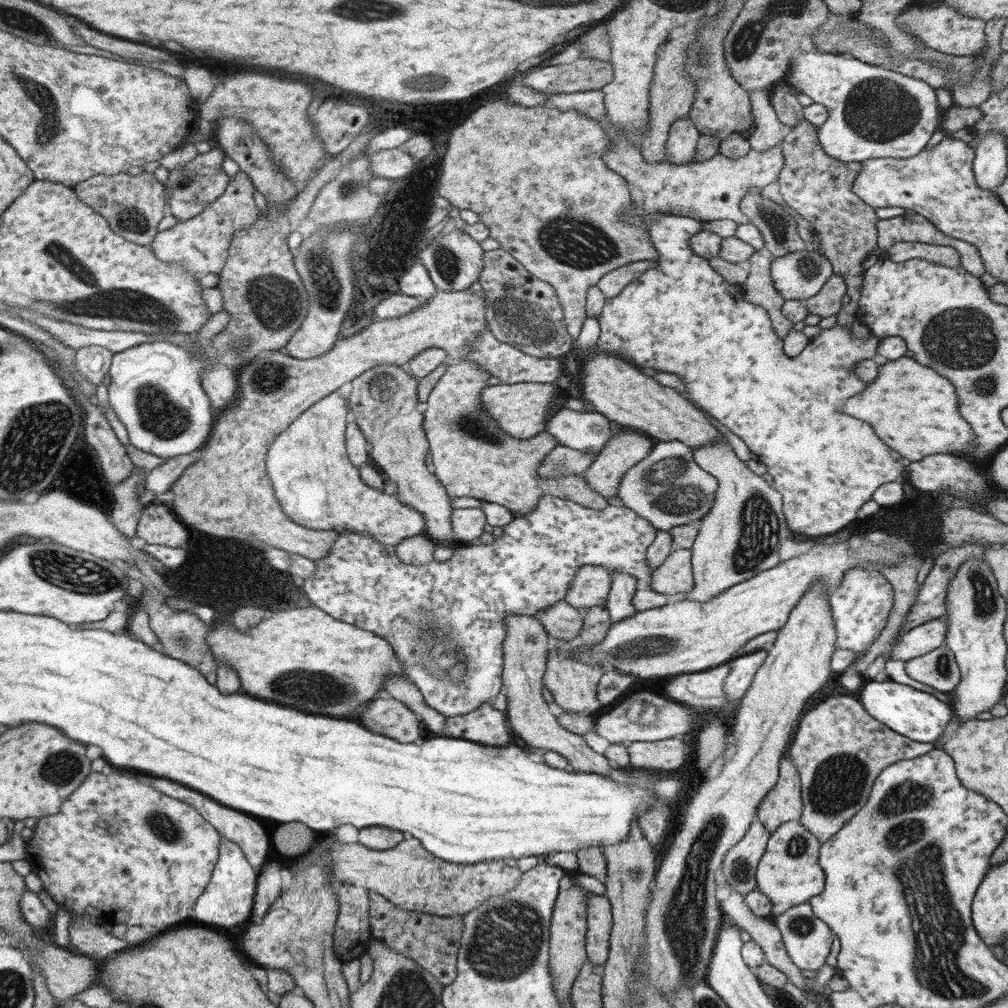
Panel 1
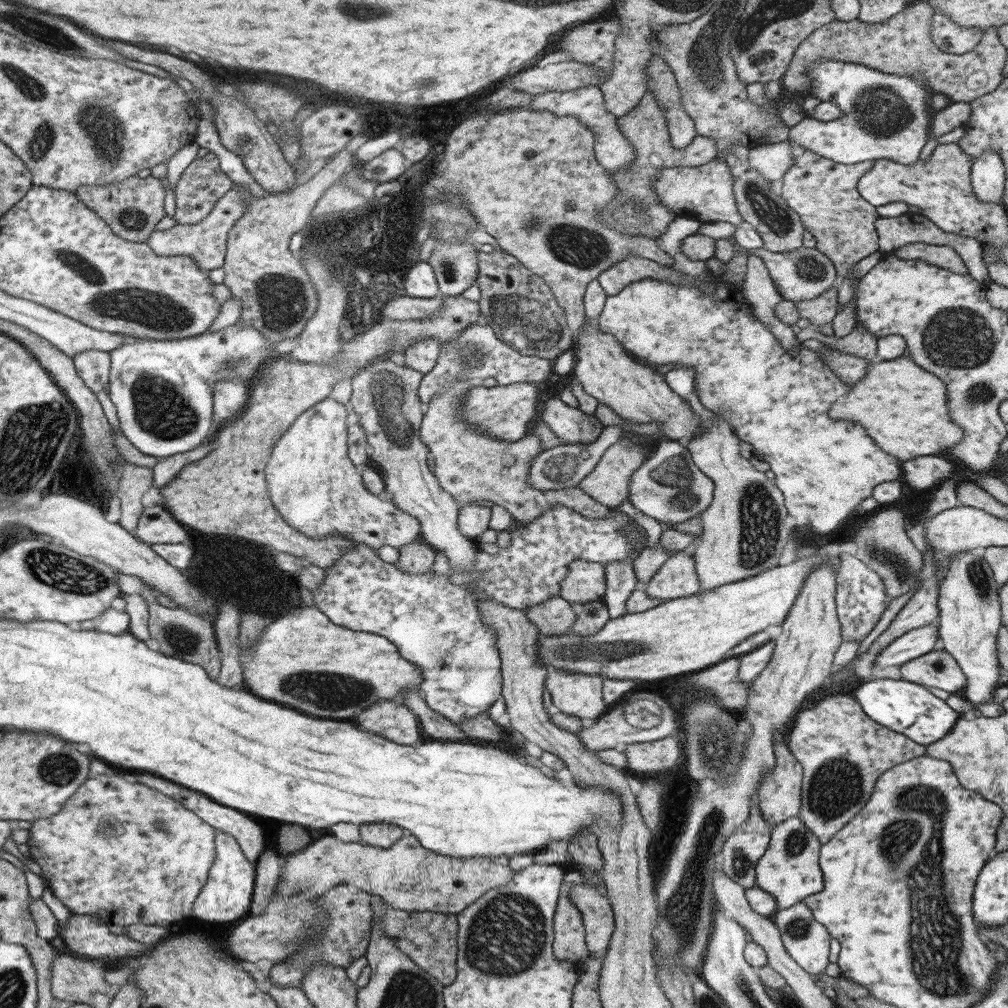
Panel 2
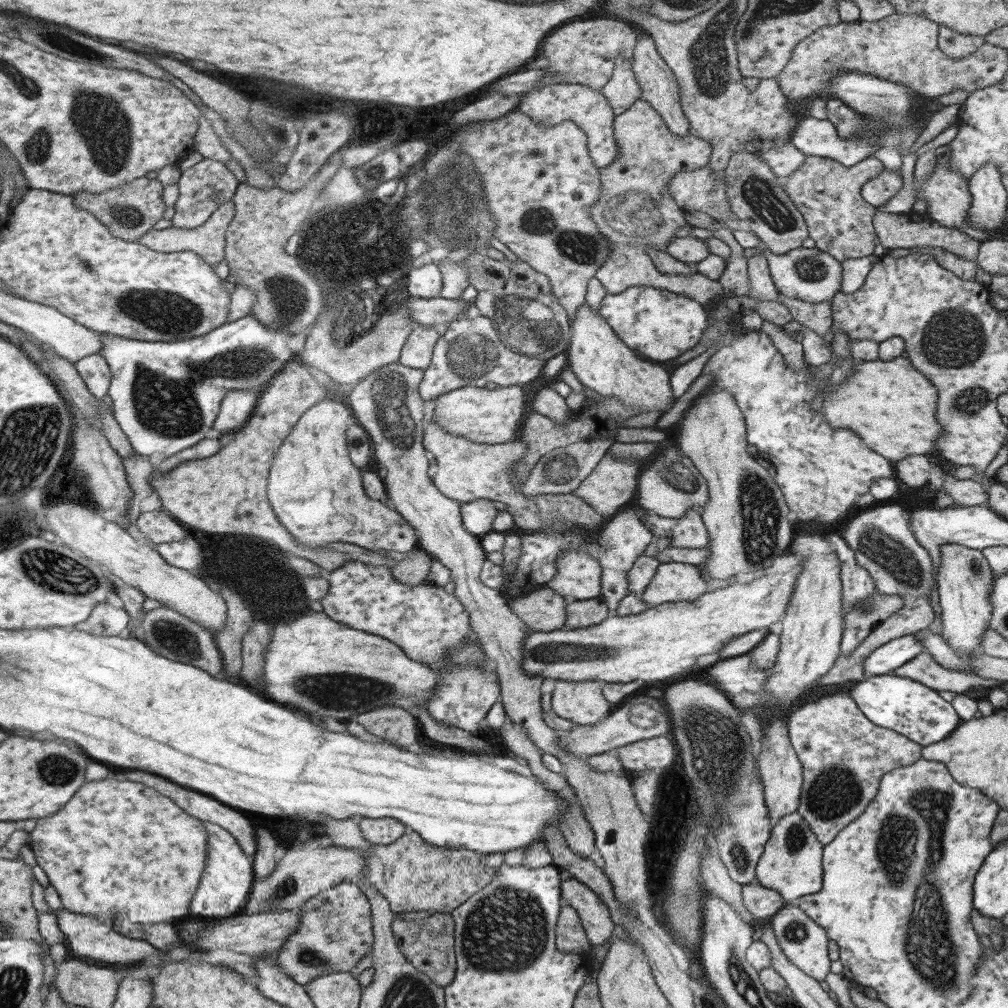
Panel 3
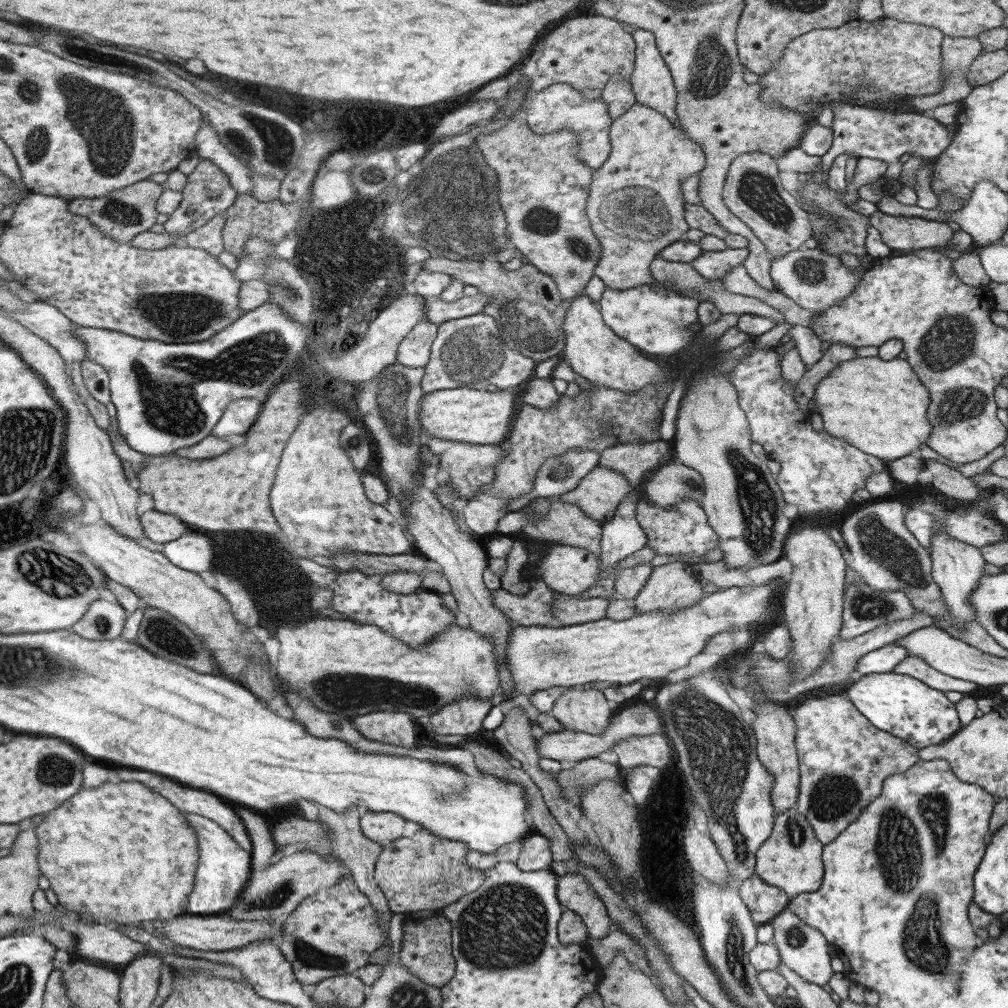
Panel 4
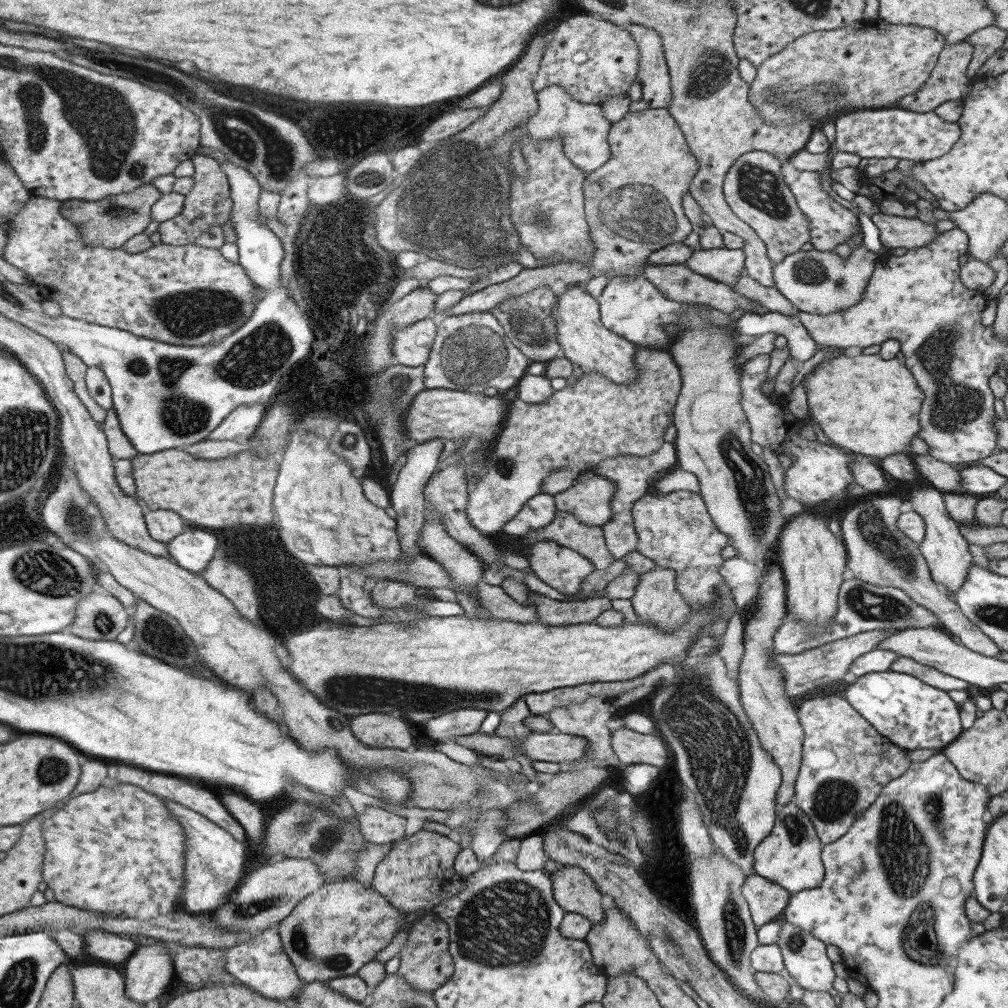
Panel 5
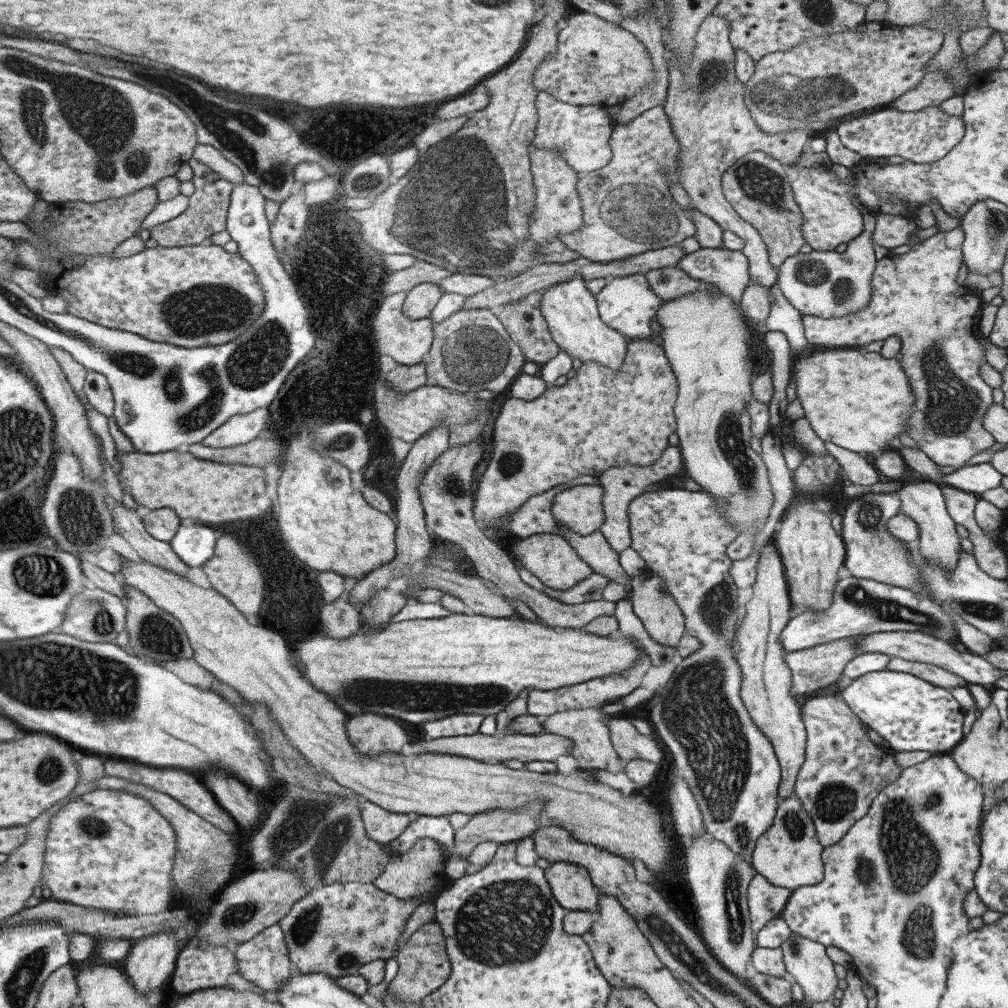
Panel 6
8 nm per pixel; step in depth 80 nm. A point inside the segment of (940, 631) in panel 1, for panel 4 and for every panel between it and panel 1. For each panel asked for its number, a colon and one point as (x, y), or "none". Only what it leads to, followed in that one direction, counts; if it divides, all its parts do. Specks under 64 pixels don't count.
2: (918, 641)
3: (892, 654)
4: (884, 659)

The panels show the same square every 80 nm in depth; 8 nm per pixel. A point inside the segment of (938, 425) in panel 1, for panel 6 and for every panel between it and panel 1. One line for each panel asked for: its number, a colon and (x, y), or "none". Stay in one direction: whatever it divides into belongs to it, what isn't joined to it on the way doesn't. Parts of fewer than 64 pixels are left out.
2: (902, 407)
3: (891, 406)
4: (877, 406)
5: (868, 405)
6: (858, 400)

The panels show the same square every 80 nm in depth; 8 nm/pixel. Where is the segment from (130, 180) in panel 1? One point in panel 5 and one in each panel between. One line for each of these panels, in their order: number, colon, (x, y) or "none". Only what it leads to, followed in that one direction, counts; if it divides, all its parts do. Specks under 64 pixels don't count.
2: (133, 208)
3: (130, 211)
4: (122, 215)
5: (111, 222)

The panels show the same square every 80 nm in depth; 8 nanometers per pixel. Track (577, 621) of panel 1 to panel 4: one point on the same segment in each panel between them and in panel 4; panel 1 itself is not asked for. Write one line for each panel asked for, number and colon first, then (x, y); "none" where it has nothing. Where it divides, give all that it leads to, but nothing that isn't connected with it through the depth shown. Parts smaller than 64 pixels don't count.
2: (554, 616)
3: (543, 610)
4: (534, 608)

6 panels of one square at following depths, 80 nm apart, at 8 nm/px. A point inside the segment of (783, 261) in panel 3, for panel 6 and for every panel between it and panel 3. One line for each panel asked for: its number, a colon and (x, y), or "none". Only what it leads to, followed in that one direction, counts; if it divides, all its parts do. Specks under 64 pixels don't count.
4: (814, 280)
5: (816, 282)
6: (825, 284)

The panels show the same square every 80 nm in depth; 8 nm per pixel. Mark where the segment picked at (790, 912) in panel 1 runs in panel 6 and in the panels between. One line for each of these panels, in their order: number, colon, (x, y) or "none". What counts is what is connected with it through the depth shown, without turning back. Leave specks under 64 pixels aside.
2: (806, 941)
3: (804, 943)
4: (803, 949)
5: (804, 957)
6: (806, 960)

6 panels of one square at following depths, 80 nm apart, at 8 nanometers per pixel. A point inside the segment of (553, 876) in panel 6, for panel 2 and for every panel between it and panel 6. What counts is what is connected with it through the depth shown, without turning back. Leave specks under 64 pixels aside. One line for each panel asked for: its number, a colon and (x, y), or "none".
2: (596, 914)
3: (594, 916)
4: (574, 893)
5: (573, 890)

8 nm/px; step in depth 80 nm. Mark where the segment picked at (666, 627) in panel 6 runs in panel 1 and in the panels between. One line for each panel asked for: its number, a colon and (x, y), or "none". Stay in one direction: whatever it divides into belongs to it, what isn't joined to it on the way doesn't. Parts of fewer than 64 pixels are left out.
1: (674, 575)
2: (676, 578)
3: (674, 581)
4: (669, 586)
5: (654, 599)

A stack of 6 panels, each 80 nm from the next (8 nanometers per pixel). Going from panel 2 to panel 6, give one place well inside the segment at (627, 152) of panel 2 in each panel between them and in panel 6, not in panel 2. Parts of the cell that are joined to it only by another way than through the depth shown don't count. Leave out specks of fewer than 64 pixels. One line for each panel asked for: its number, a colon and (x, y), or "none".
3: (586, 108)
4: (557, 106)
5: (583, 130)
6: (578, 134)

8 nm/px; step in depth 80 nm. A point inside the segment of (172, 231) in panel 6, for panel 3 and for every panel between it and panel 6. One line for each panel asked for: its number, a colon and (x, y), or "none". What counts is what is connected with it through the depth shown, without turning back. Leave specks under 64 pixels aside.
3: (206, 185)
4: (207, 192)
5: (208, 202)

